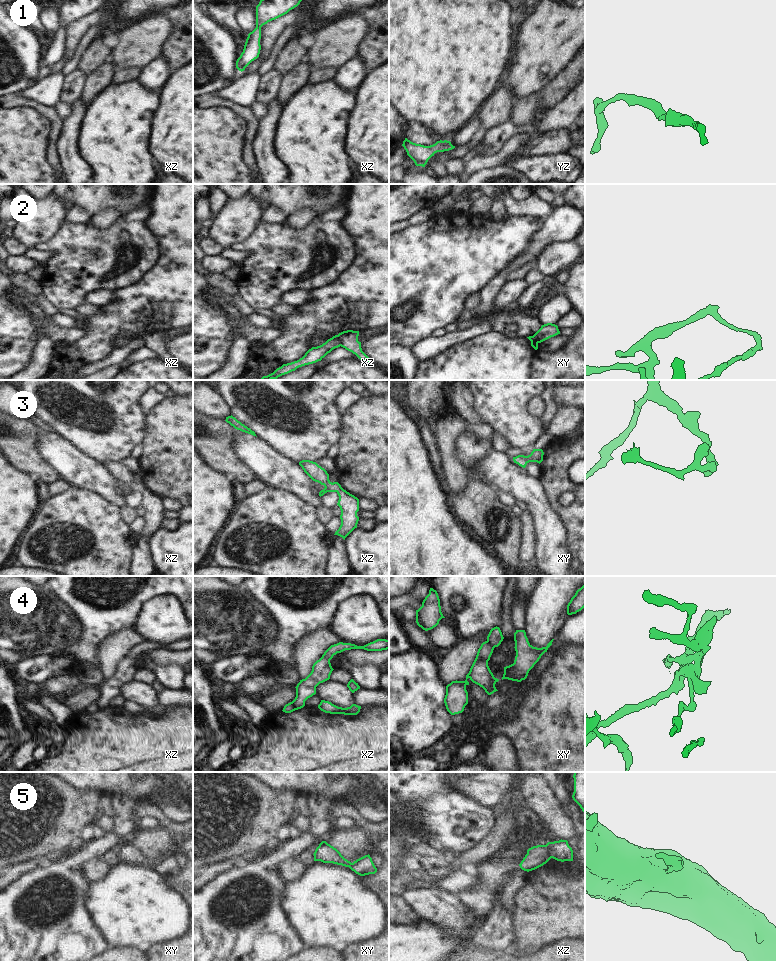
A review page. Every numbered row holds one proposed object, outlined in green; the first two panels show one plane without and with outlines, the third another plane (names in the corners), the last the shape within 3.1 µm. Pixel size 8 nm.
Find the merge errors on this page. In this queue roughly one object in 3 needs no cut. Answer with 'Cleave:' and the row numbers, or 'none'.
Cleave: 2, 4, 5

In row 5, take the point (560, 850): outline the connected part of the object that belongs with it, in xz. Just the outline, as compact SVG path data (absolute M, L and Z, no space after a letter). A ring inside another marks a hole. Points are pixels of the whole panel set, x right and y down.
M567 840L548 842L546 845L551 858L561 862L573 861L573 850Z

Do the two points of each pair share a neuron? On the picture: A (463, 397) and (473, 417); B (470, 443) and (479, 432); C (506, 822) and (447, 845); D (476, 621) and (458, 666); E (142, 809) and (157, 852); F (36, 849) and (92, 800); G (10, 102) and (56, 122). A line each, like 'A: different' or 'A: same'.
A: same
B: different
C: different
D: different
E: different
F: same
G: same

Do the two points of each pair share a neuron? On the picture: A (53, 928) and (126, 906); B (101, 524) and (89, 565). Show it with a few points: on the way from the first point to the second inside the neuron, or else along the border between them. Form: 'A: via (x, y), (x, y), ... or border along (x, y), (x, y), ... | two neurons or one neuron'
A: border along (88, 893), (89, 911), (105, 937) | two neurons
B: via (101, 536), (101, 559) | one neuron

